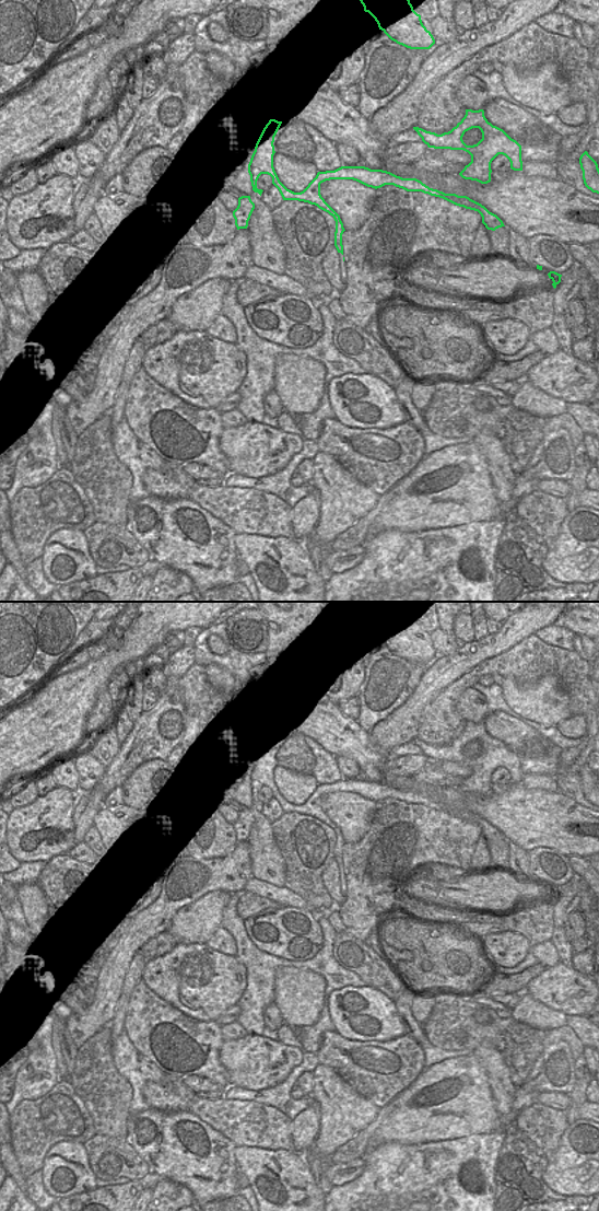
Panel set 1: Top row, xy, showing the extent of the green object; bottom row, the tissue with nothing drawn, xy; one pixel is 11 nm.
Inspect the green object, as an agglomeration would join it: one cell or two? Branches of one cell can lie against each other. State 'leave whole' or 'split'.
leave whole

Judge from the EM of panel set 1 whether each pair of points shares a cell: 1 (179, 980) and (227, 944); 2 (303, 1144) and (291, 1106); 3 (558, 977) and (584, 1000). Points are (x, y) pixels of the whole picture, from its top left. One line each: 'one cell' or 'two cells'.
1: two cells
2: two cells
3: one cell

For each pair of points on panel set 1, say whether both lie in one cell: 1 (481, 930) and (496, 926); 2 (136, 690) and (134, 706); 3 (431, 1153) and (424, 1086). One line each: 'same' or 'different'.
1: same
2: same
3: different

